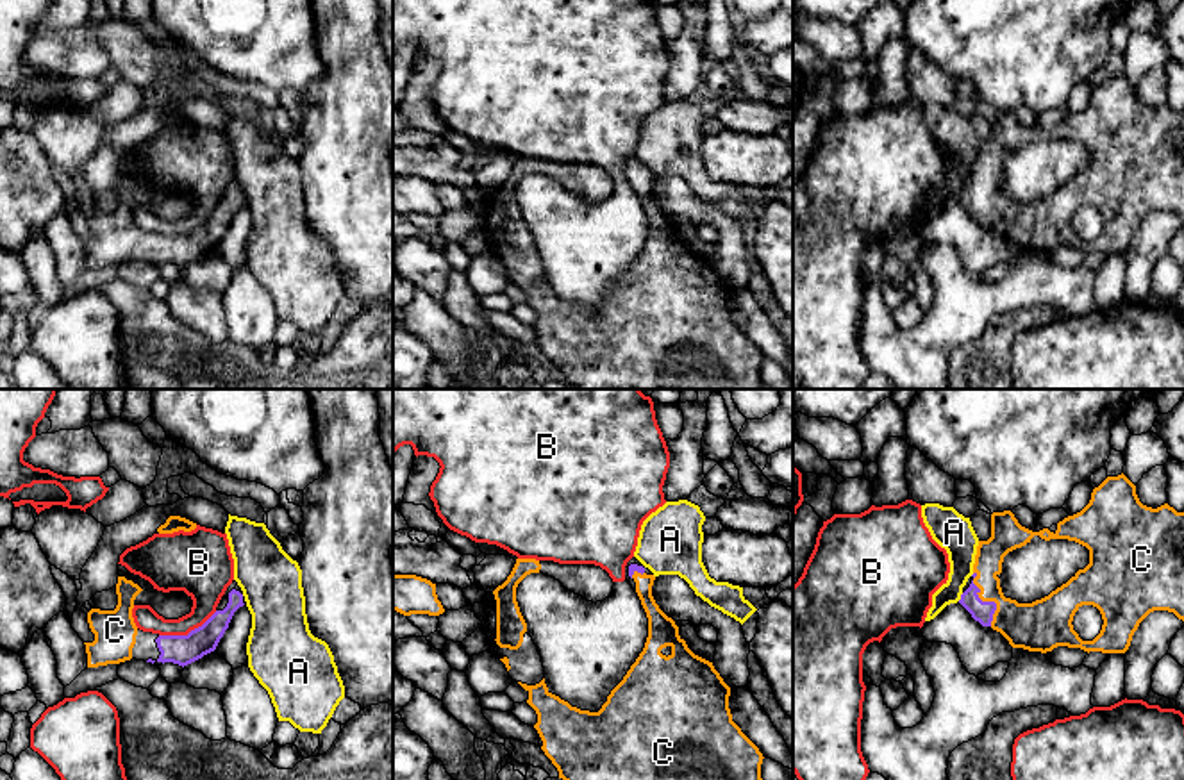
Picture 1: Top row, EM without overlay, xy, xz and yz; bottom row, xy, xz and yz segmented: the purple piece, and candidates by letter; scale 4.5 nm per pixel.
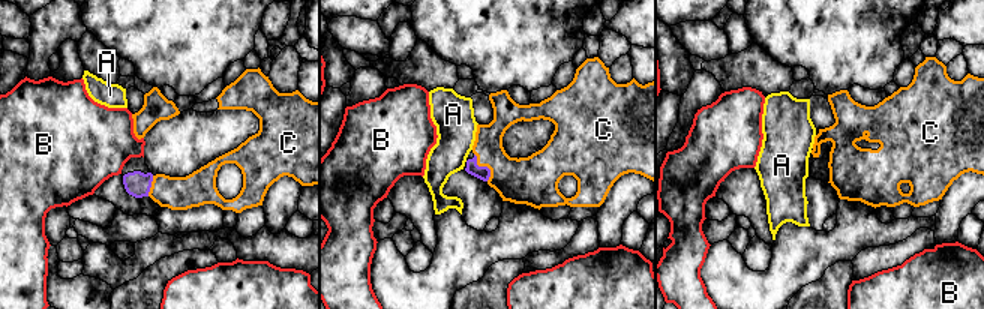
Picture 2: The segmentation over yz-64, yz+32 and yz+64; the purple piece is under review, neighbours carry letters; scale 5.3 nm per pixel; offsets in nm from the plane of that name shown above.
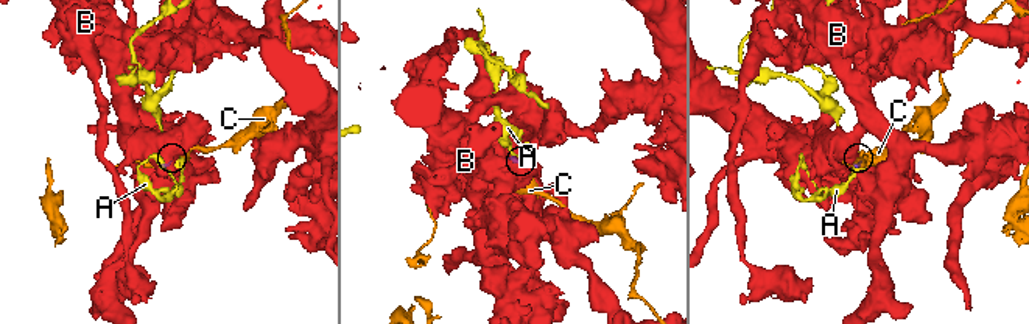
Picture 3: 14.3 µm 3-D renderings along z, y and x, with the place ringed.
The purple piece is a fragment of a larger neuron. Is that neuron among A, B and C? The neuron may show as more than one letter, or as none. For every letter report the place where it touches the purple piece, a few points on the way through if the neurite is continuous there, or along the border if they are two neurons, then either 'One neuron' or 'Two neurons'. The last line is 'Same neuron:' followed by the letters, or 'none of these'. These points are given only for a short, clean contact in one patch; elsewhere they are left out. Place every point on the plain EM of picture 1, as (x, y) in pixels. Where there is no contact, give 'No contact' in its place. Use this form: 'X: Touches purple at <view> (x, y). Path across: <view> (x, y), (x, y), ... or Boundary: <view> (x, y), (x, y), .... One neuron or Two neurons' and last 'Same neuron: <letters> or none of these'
A: Touches purple at yz (961, 197). Two neurons
B: Touches purple at xy (190, 232). Two neurons
C: Touches purple at yz (986, 202). One neuron
Same neuron: C

